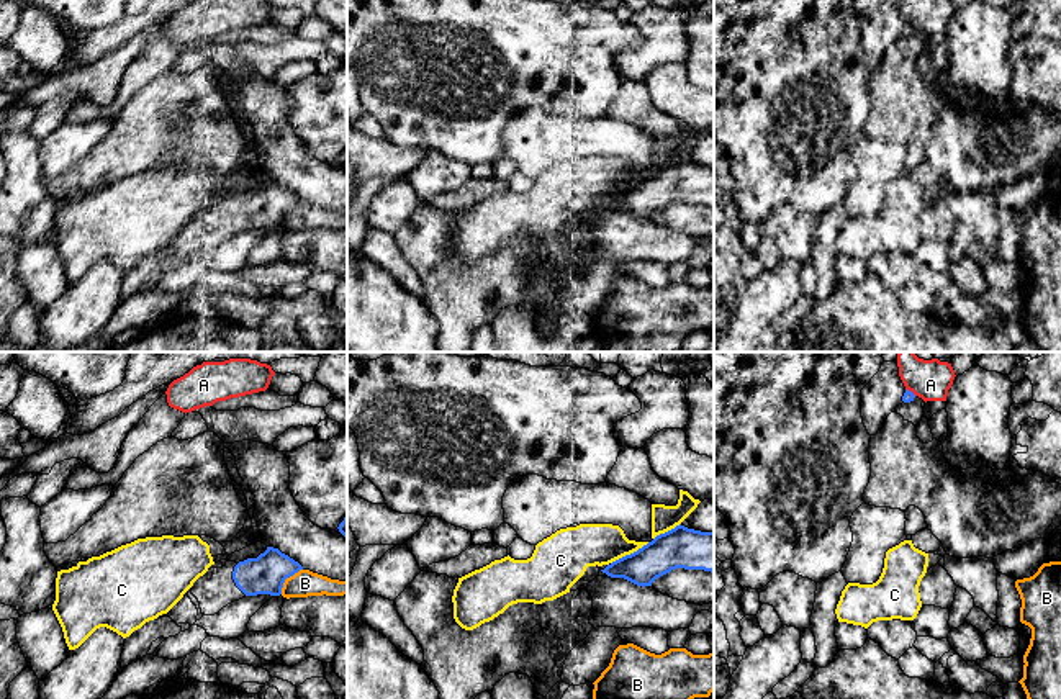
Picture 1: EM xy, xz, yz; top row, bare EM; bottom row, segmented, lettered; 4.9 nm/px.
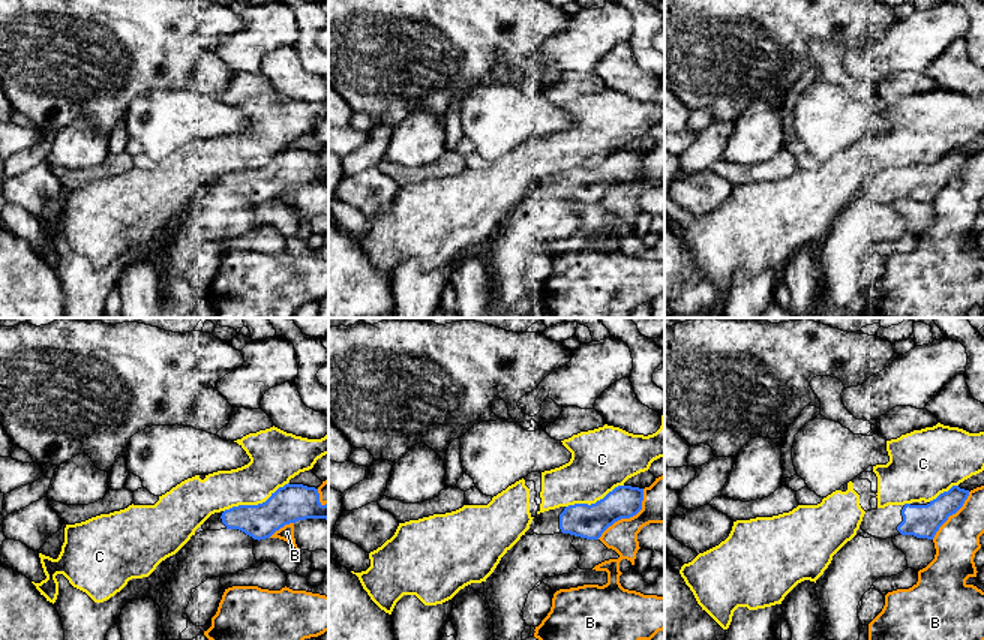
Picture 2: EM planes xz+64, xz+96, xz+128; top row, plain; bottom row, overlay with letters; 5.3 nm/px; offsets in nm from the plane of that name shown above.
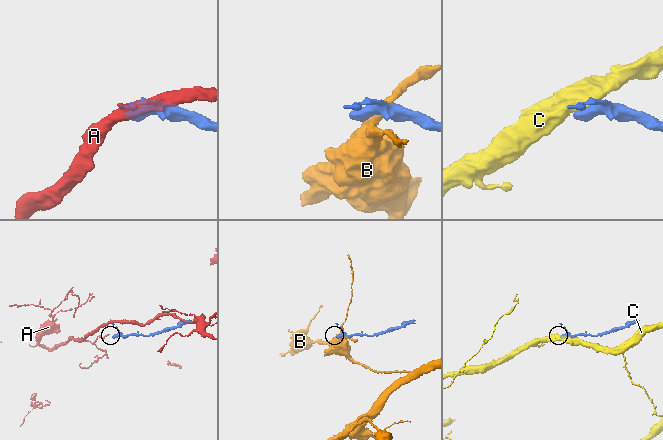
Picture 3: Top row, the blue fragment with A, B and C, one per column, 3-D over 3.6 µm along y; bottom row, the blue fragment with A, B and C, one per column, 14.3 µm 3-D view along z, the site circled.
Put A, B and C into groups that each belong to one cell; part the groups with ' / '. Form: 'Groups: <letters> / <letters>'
Groups: A / B / C

